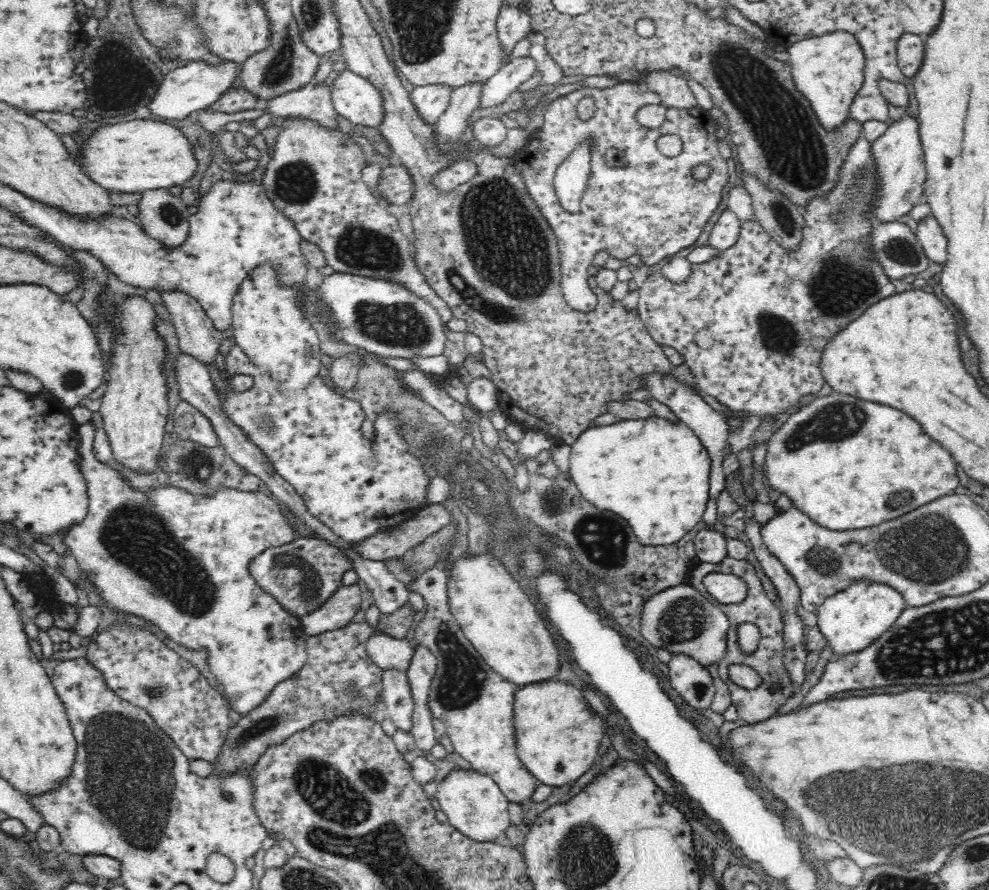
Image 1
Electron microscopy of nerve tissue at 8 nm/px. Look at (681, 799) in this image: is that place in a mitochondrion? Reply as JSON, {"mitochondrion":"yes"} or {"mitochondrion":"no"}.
{"mitochondrion":"no"}

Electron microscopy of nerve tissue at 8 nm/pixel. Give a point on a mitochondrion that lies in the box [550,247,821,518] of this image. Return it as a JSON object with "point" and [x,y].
{"point":[783,336]}

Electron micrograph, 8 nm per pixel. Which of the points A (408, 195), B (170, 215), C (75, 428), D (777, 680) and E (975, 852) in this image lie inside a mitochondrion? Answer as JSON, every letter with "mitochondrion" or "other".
{"A":"other","B":"mitochondrion","C":"other","D":"mitochondrion","E":"mitochondrion"}

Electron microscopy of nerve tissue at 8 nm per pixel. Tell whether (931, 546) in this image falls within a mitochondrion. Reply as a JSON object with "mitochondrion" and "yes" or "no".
{"mitochondrion":"yes"}

